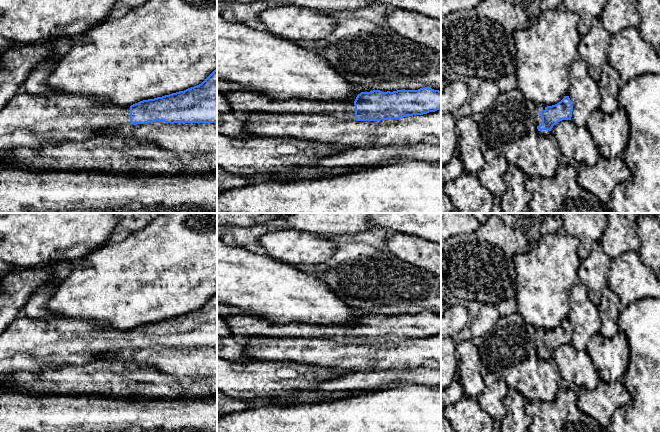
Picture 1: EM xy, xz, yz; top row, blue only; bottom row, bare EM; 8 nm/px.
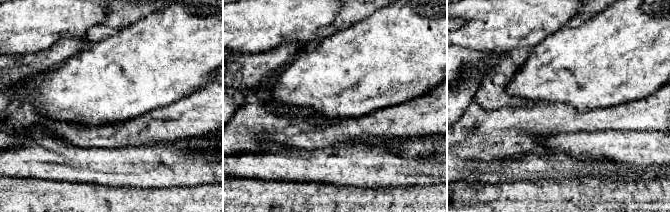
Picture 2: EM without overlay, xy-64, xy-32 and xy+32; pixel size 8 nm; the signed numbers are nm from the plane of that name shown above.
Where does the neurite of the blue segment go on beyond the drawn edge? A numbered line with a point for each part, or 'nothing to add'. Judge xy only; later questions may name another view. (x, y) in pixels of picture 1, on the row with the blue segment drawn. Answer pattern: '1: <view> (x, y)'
1: xy (27, 121)

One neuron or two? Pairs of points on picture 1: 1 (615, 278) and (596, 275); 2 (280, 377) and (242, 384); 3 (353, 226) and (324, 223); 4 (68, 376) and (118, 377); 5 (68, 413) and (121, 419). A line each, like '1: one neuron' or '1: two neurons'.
1: two neurons
2: one neuron
3: one neuron
4: one neuron
5: one neuron

